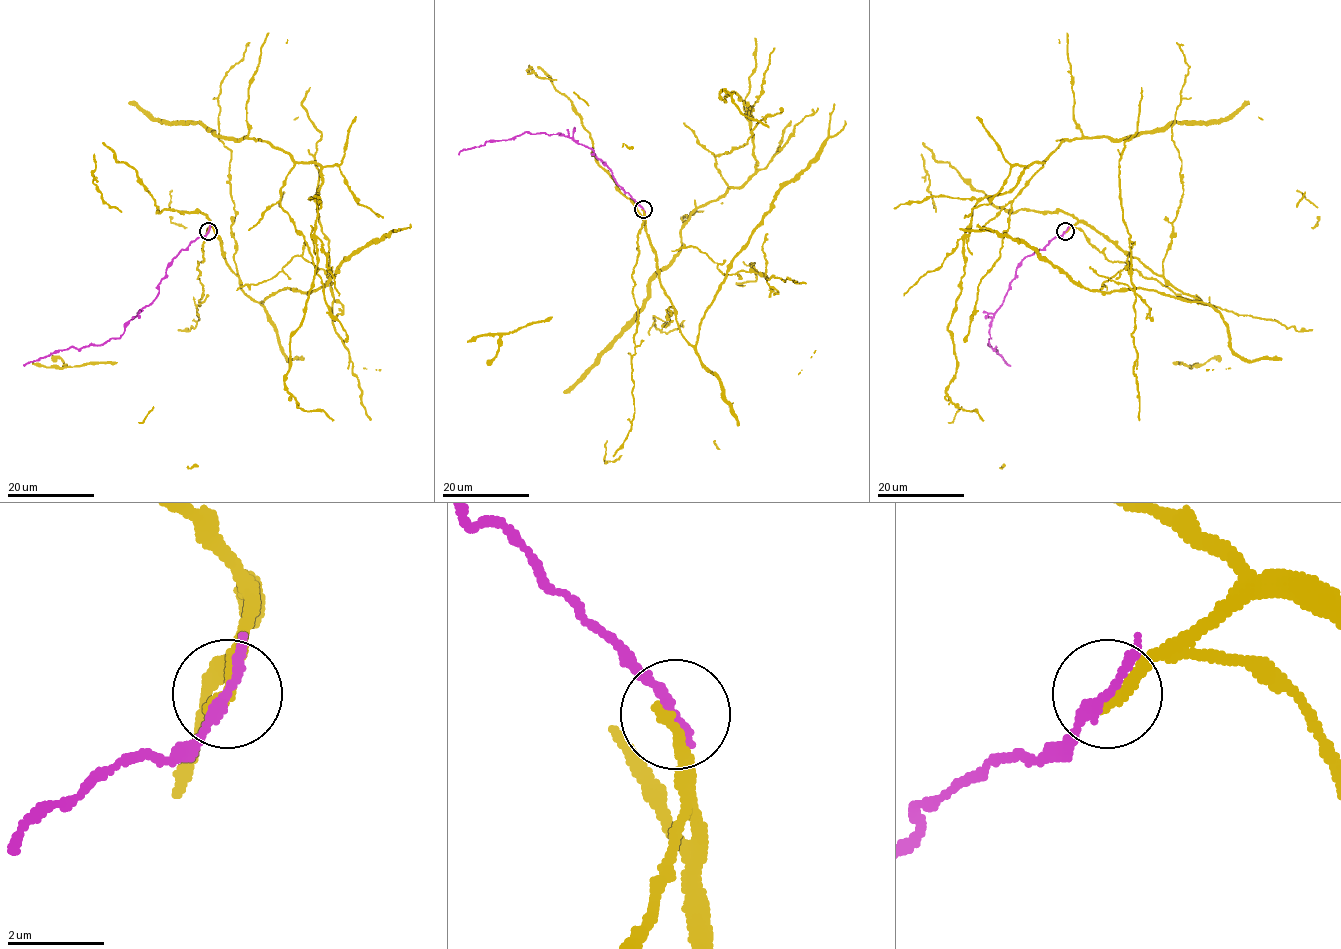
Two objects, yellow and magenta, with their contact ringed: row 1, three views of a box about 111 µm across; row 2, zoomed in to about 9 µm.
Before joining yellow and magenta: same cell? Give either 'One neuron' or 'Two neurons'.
Two neurons

